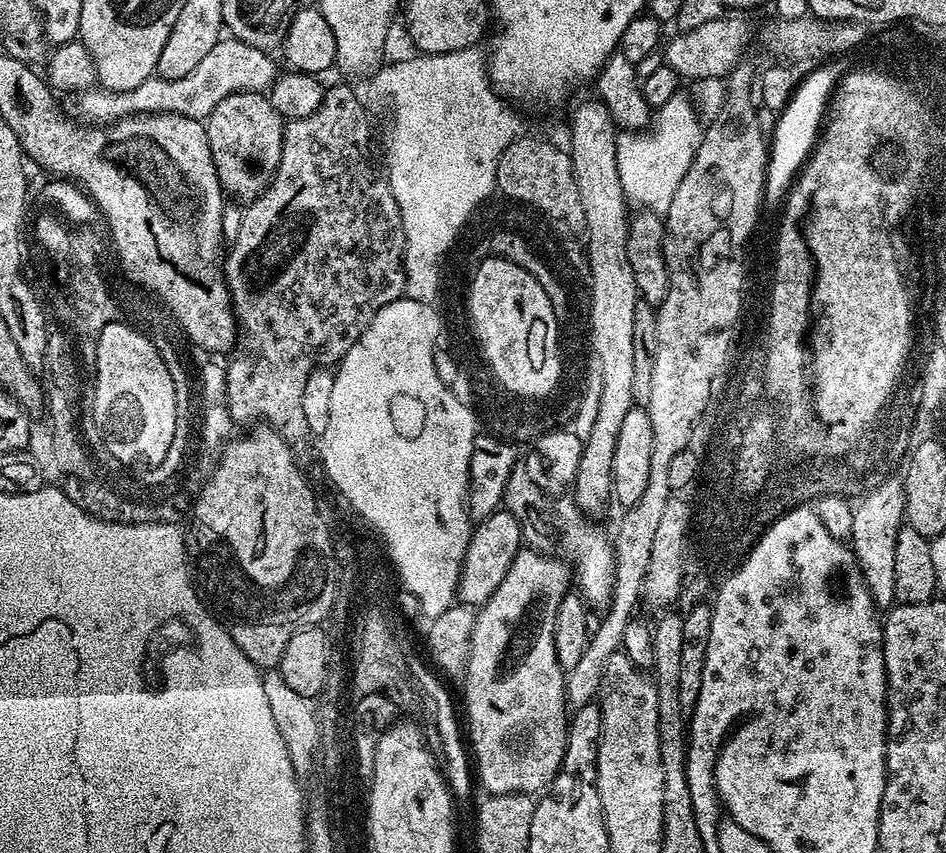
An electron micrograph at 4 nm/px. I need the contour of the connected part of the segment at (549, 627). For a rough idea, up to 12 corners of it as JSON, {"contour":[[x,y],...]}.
{"contour":[[521,550],[479,605],[464,708],[485,793],[568,744],[569,565]]}

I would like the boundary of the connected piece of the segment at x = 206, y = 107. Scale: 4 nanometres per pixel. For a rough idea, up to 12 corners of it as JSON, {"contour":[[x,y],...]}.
{"contour":[[221,38],[186,78],[80,92],[96,126],[173,112],[203,121],[231,92],[271,89],[269,53]]}

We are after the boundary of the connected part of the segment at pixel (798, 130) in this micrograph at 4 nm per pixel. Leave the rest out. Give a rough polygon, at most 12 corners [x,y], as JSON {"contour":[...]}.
{"contour":[[846,65],[799,83],[770,138],[764,203],[779,209],[819,137]]}

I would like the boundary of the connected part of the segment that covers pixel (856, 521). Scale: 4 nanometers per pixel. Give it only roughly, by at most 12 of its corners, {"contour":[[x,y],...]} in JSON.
{"contour":[[888,479],[855,505],[850,548],[884,609],[894,600],[894,546],[904,482]]}

